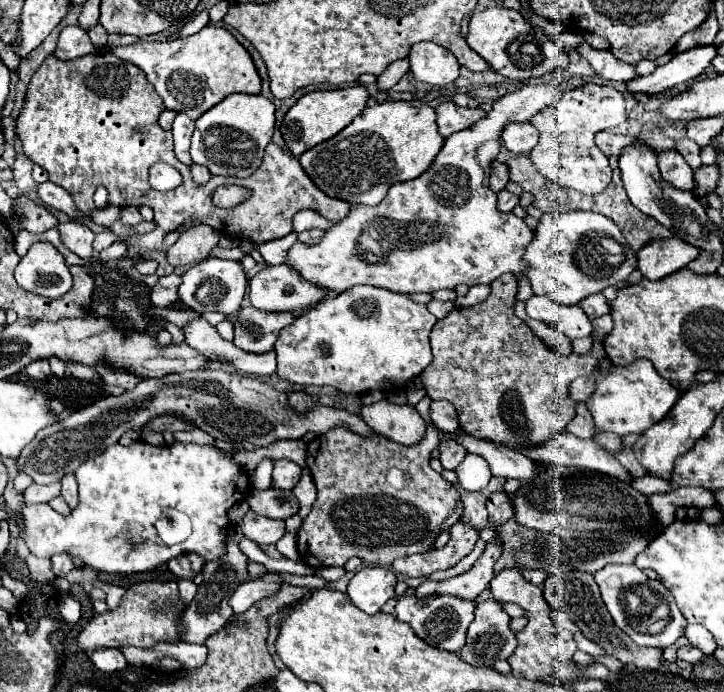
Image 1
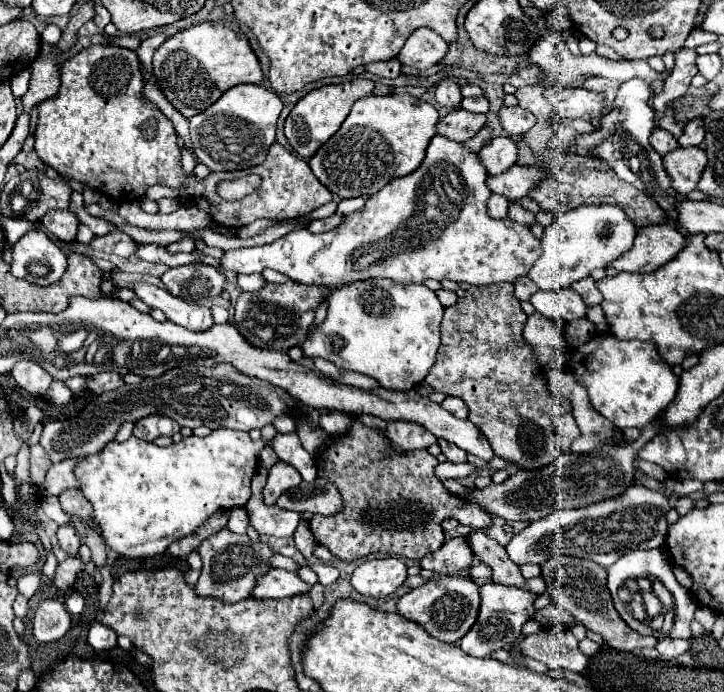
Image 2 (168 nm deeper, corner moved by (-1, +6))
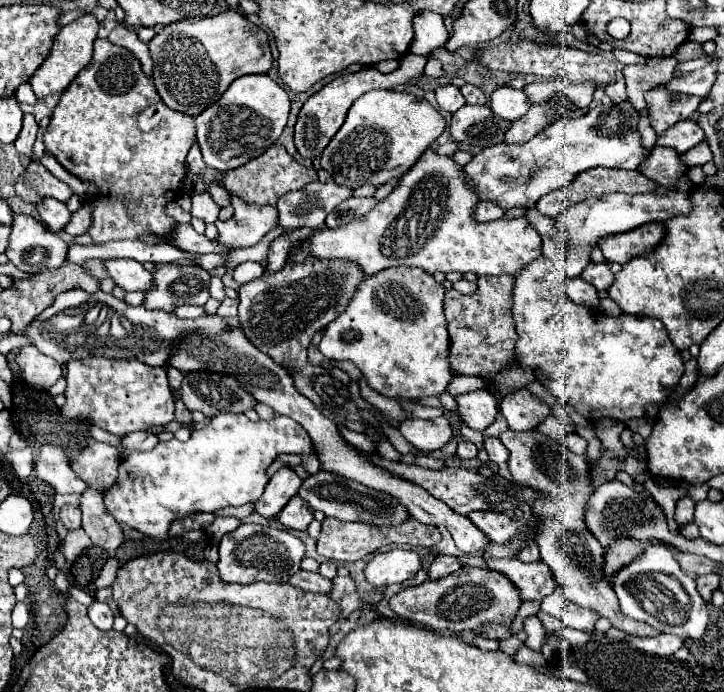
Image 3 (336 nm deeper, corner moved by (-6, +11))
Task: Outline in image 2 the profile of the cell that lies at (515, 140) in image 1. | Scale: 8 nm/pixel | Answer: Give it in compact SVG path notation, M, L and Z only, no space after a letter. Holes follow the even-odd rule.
M513 106L513 108L501 108L499 110L499 120L503 130L519 140L523 138L533 126L535 126L535 116L531 116L527 110L523 110L521 106Z

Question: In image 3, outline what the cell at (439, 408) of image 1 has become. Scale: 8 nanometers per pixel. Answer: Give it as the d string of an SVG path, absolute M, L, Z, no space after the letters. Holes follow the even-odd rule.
M478 389L470 393L462 393L456 397L458 411L462 415L462 421L474 429L484 431L488 425L496 419L496 397L488 389Z

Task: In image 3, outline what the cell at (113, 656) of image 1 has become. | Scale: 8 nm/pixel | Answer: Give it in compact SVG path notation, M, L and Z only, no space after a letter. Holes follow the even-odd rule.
M94 601L94 603L88 607L88 619L92 621L94 627L98 627L98 629L102 629L102 631L108 631L108 629L112 629L114 613L112 613L112 609L110 609L106 603Z

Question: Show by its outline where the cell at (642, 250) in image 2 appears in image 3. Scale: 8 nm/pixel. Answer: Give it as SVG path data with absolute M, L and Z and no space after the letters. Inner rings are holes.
M646 223L640 229L634 229L630 233L618 233L612 237L604 237L604 241L598 241L598 247L604 253L604 259L608 263L616 261L620 265L628 263L636 255L654 249L664 237L664 225L662 223Z

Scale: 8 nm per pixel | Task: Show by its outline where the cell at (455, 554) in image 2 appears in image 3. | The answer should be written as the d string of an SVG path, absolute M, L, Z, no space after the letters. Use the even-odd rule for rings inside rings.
M436 555L436 559L430 563L428 567L428 579L434 581L434 579L442 579L454 571L458 571L462 567L460 559L456 557L448 557L448 555Z

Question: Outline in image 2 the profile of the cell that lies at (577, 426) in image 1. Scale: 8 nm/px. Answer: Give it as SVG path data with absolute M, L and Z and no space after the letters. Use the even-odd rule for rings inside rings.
M573 414L557 416L557 418L555 418L555 430L557 430L559 436L565 436L565 438L569 438L569 440L579 438L579 428L577 428L577 422L575 422Z

